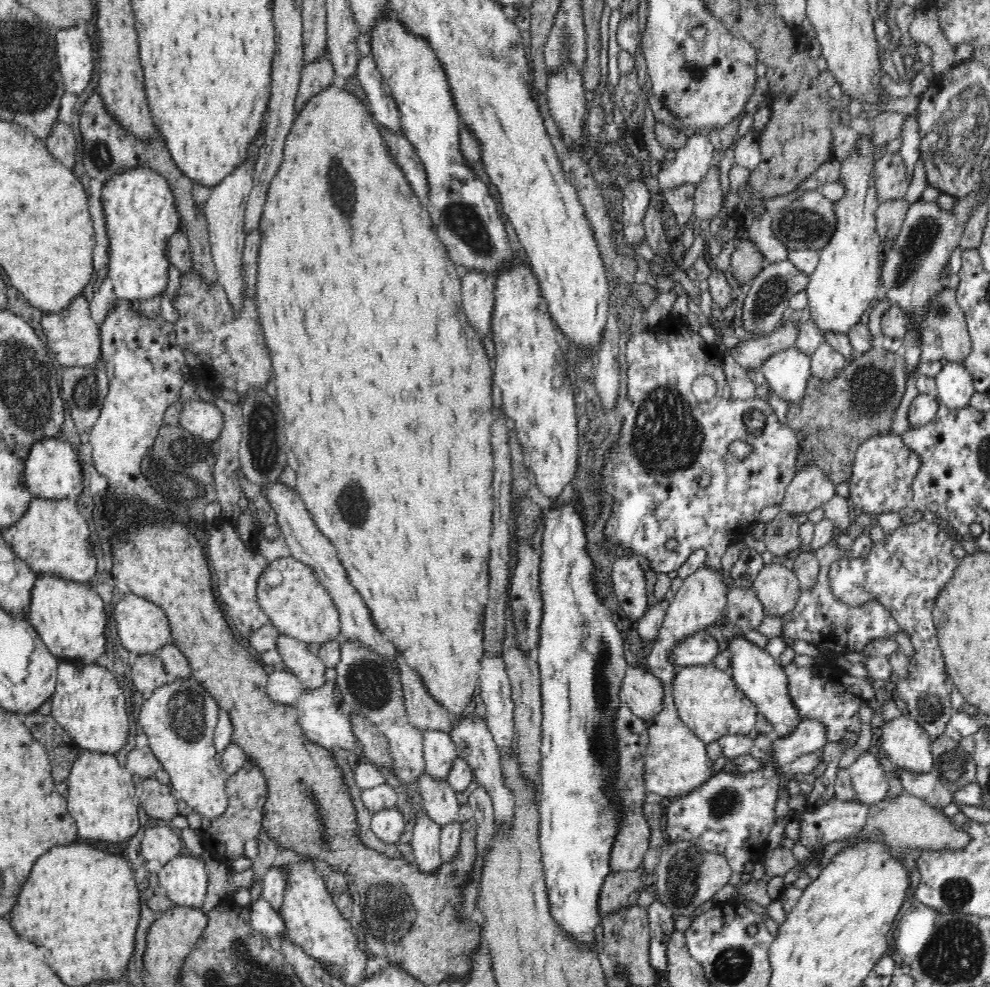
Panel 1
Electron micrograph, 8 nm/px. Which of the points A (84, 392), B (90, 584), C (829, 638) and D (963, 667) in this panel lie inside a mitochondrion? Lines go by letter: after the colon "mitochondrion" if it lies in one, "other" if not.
A: mitochondrion
B: other
C: other
D: other

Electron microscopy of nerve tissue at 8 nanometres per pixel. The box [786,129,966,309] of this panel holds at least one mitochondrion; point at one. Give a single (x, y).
(919, 240)

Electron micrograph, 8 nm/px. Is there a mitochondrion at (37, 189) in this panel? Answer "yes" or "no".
no

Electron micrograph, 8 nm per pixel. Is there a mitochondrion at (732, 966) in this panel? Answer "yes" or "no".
yes

